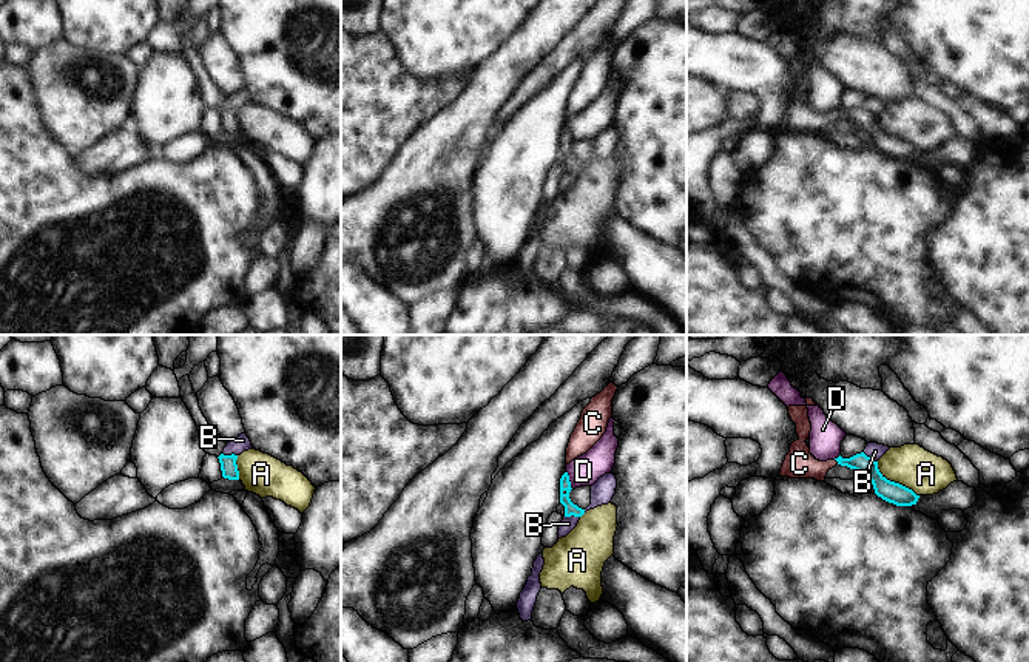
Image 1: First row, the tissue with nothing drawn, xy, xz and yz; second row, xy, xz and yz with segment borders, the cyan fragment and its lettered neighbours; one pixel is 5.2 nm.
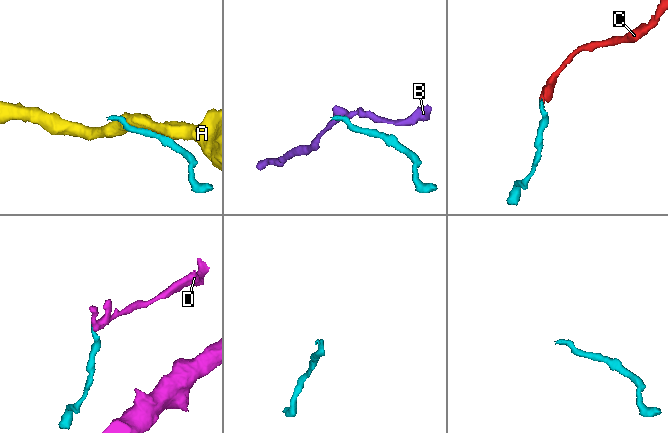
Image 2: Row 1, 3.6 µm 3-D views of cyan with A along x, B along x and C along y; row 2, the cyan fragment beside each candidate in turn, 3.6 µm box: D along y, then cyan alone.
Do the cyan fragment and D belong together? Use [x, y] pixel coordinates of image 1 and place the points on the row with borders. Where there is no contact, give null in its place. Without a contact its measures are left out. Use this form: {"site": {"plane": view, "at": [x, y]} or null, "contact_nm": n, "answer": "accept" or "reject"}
{"site": {"plane": "xz", "at": [568, 480]}, "contact_nm": 100, "answer": "reject"}

